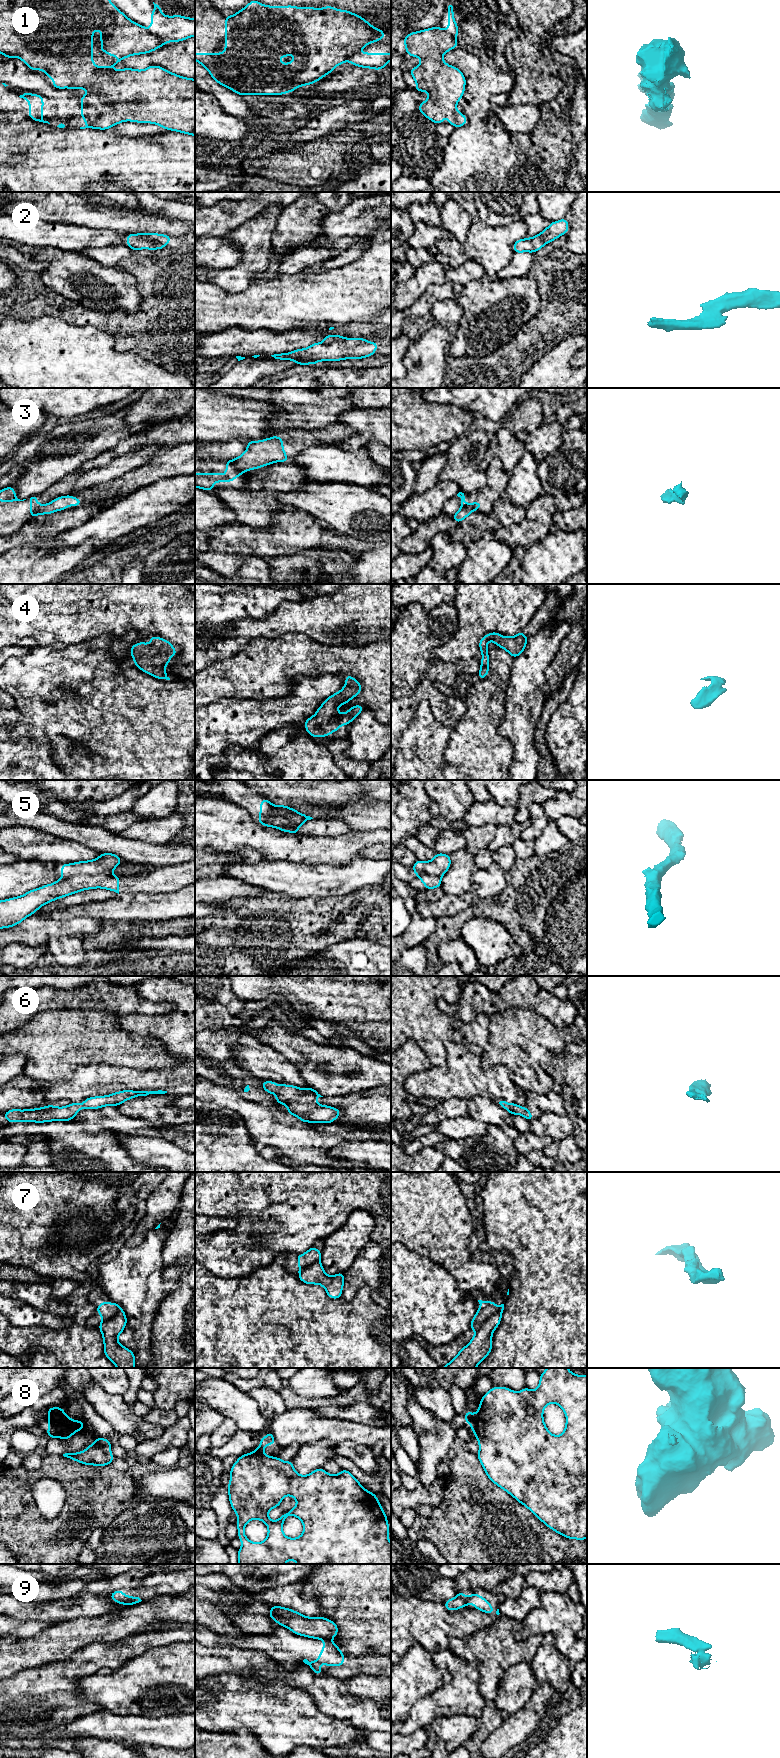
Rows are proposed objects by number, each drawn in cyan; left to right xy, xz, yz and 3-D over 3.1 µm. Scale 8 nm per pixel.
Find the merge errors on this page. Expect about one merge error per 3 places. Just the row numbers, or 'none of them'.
1, 2, 3, 5, 7, 8, 9

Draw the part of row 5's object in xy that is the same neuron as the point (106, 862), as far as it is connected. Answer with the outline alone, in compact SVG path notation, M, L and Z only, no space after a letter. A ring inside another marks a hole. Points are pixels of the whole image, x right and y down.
M102 853L94 860L61 864L62 878L69 878L78 874L110 874L121 862L120 857L115 854Z

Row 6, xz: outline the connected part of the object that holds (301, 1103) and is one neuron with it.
M263 1081L262 1088L268 1093L275 1094L276 1102L286 1105L287 1112L297 1116L302 1122L332 1123L341 1113L341 1110L334 1107L316 1104L315 1100L323 1096L312 1087L304 1090L297 1086Z

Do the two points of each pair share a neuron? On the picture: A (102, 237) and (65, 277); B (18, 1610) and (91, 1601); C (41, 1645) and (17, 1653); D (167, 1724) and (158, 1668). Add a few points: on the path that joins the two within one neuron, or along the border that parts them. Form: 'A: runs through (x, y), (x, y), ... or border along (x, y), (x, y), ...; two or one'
A: border along (57, 247), (63, 250), (80, 252); two
B: runs through (36, 1611), (42, 1613), (71, 1610), (73, 1608); one
C: runs through (35, 1651), (23, 1653); one
D: border along (184, 1713), (160, 1716), (142, 1715); two

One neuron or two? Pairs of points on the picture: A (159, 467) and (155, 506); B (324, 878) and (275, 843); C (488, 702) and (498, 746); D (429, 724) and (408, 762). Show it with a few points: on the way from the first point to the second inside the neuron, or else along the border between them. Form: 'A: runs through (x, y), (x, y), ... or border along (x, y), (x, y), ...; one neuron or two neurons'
A: border along (181, 474), (159, 478), (137, 490); two neurons
B: border along (283, 860), (311, 867), (330, 865); two neurons
C: runs through (488, 713), (488, 735); one neuron
D: runs through (426, 733), (426, 739), (422, 748), (417, 753); one neuron

